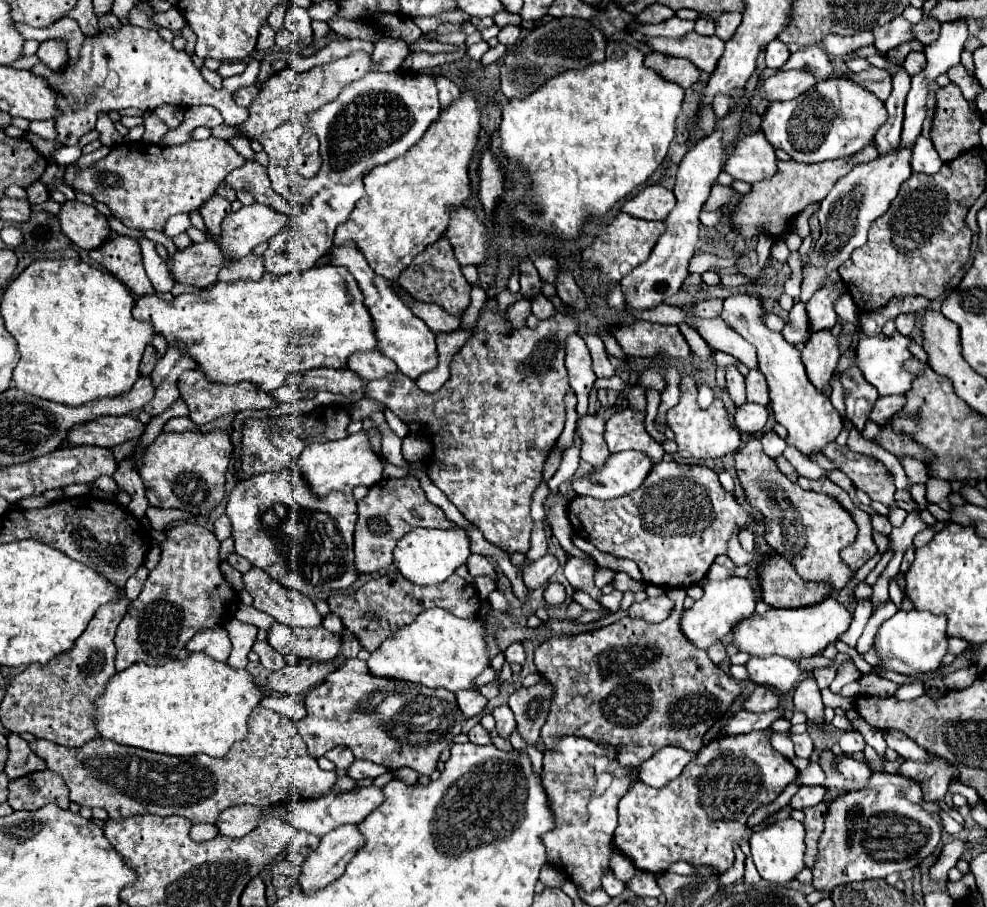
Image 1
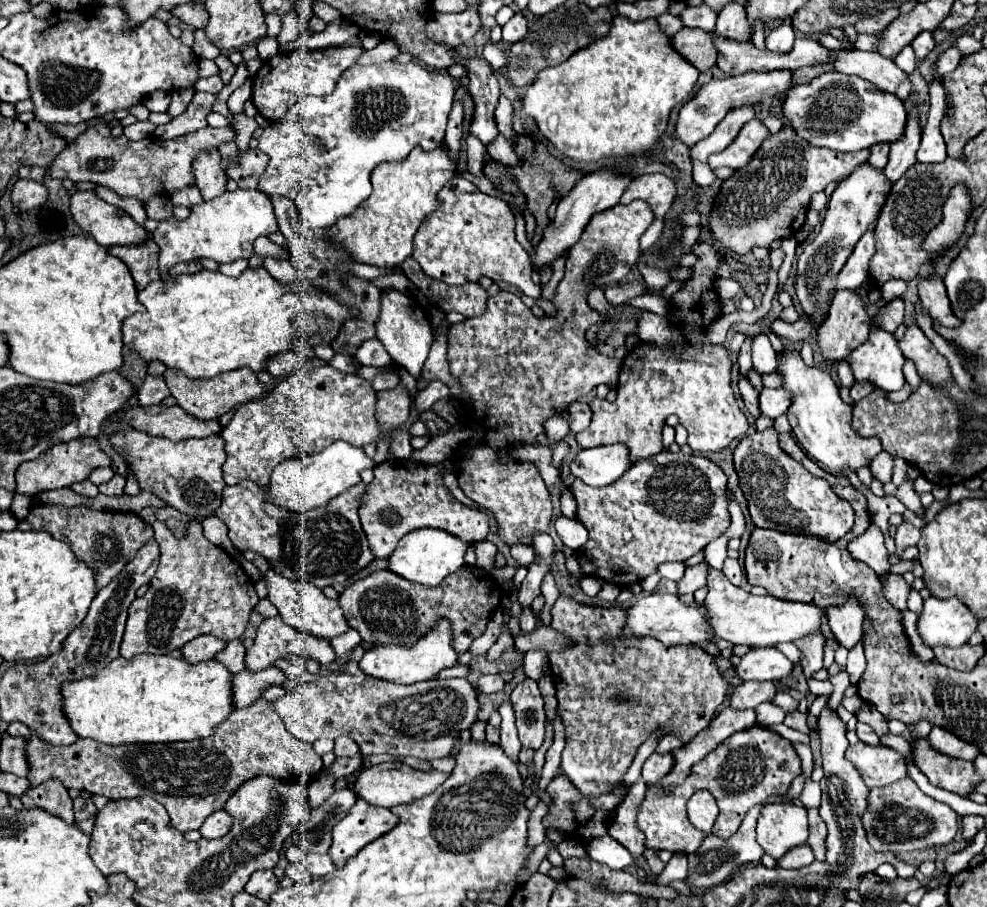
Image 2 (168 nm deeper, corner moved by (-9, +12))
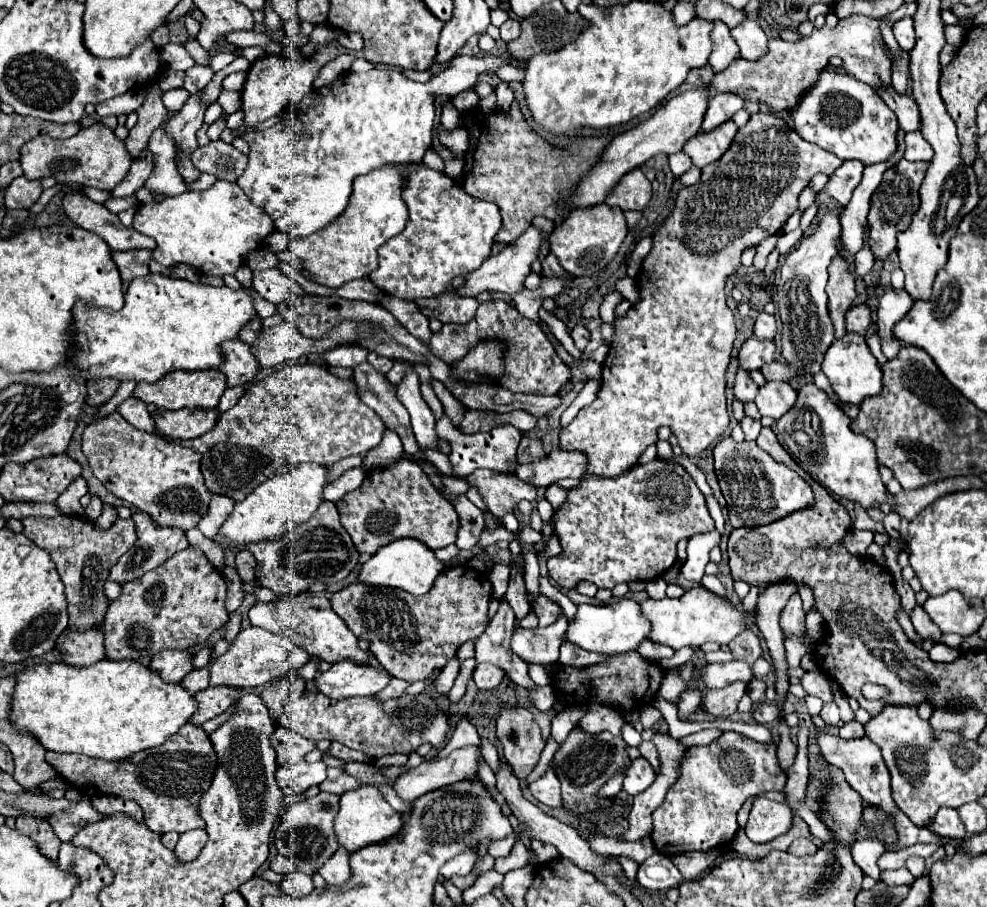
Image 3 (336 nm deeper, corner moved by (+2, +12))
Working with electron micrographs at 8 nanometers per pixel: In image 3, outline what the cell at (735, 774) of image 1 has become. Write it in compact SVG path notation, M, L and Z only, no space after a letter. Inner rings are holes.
M726 732L708 746L692 746L688 748L688 754L684 756L684 762L680 762L680 778L670 786L664 804L652 814L654 818L654 830L652 840L660 854L674 856L678 852L690 852L690 850L710 850L726 846L734 840L738 824L736 814L742 808L742 804L760 792L778 790L782 792L786 786L786 774L780 770L776 762L776 746L774 744L760 744L746 736Z

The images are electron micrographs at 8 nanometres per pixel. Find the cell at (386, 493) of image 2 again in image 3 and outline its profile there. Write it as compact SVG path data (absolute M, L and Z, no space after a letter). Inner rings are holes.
M402 458L386 470L368 472L362 486L336 502L336 508L340 512L342 526L350 534L358 552L376 554L378 548L398 538L420 540L430 550L456 542L458 514L454 506L430 484L422 468L408 458Z

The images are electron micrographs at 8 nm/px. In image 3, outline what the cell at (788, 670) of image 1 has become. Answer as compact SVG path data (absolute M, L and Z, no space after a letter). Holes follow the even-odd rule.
M732 660L732 662L724 662L724 664L704 664L698 670L698 678L702 682L704 690L720 690L736 680L744 680L750 682L752 680L752 672L750 666L742 660Z

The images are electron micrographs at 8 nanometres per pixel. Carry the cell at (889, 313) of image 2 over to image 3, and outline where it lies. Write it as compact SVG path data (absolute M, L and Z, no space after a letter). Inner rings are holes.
M860 304L860 306L854 306L848 310L848 314L846 314L846 330L848 332L864 336L868 326L870 326L870 308L866 304Z

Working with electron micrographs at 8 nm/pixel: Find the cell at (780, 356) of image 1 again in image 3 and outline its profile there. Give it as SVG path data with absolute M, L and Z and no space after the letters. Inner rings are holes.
M804 384L798 390L798 400L794 404L794 408L784 414L778 424L778 434L782 436L788 452L802 464L802 468L816 480L820 482L824 488L828 488L830 492L834 492L836 496L850 500L854 504L860 504L862 508L870 510L870 508L878 508L880 504L888 502L888 490L884 486L884 482L880 480L878 474L878 460L876 460L876 450L874 444L862 436L862 434L854 434L850 430L850 418L844 416L844 412L840 410L838 404L834 404L826 392L818 390L812 384ZM804 412L814 412L820 420L820 432L822 432L822 456L812 462L812 458L808 454L800 452L800 446L794 442L794 420L798 416L802 416ZM796 414L796 416L794 416Z

